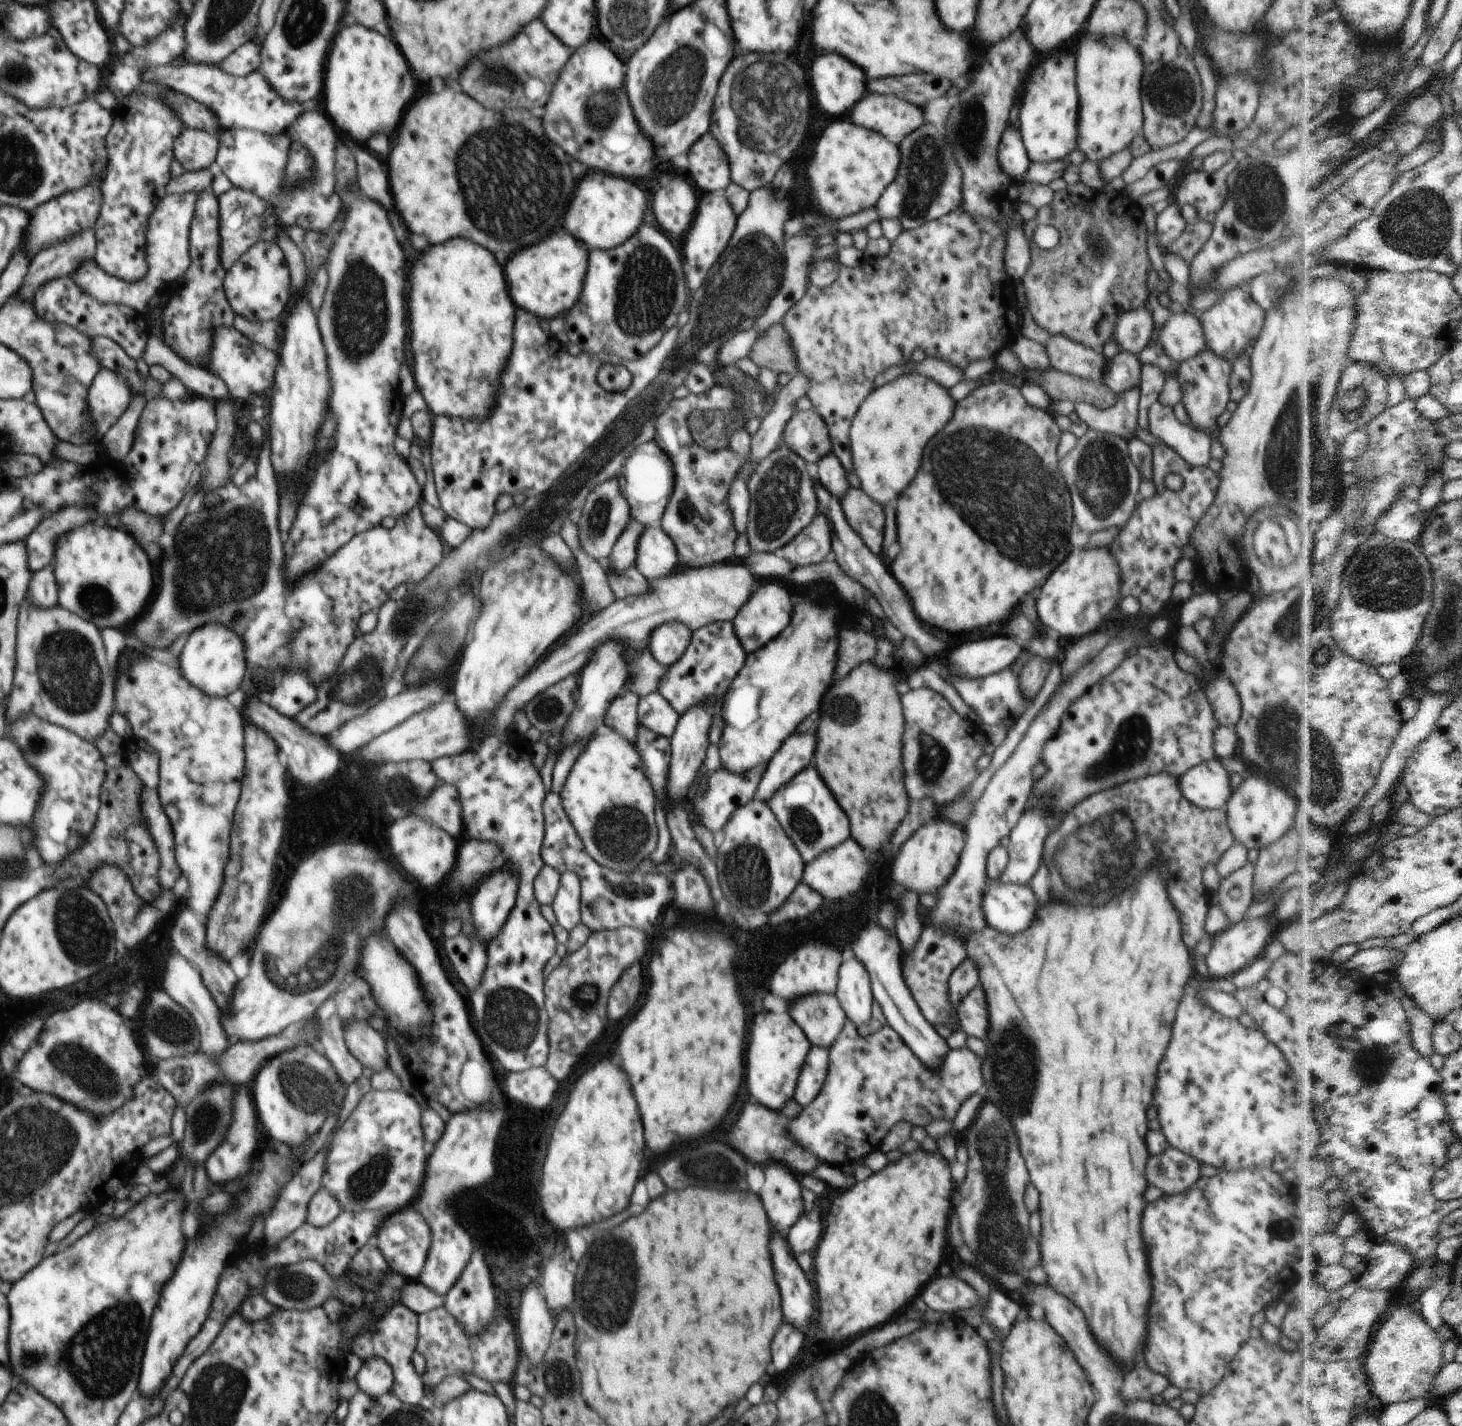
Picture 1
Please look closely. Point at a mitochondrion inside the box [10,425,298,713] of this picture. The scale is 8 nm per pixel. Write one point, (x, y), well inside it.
(234, 544)

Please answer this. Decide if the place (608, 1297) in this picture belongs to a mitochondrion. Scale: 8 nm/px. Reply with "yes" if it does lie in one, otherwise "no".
yes

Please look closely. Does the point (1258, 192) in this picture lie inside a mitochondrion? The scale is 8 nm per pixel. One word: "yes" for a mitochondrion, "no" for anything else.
yes

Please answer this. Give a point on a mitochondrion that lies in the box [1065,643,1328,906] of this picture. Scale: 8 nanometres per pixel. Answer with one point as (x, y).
(1132, 744)

